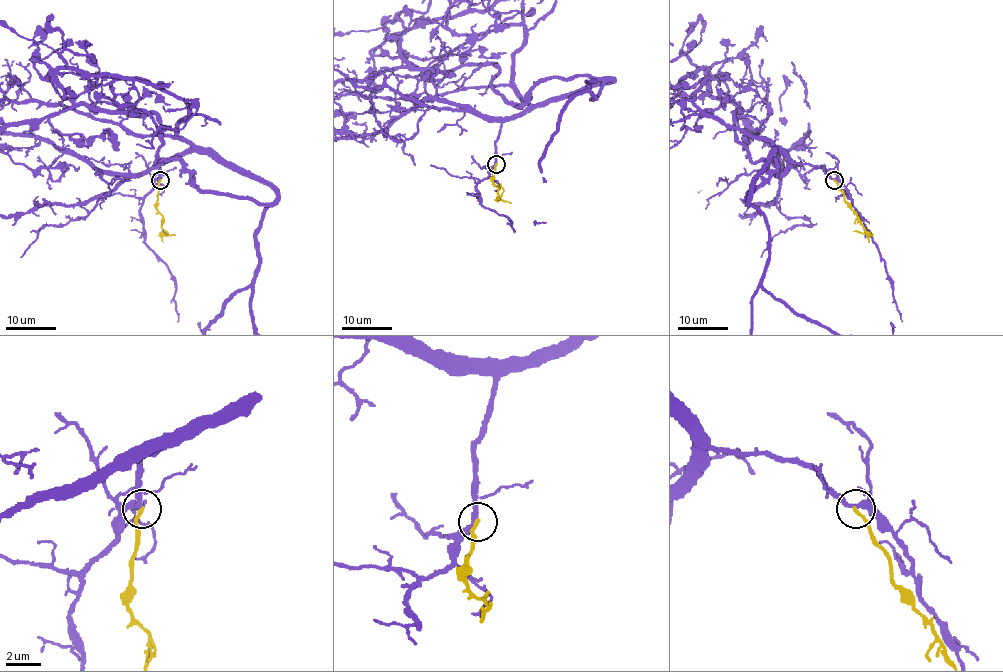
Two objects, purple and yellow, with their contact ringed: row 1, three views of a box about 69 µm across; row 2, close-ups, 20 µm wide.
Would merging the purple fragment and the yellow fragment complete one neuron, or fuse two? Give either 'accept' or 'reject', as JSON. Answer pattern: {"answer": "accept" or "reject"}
{"answer": "reject"}

